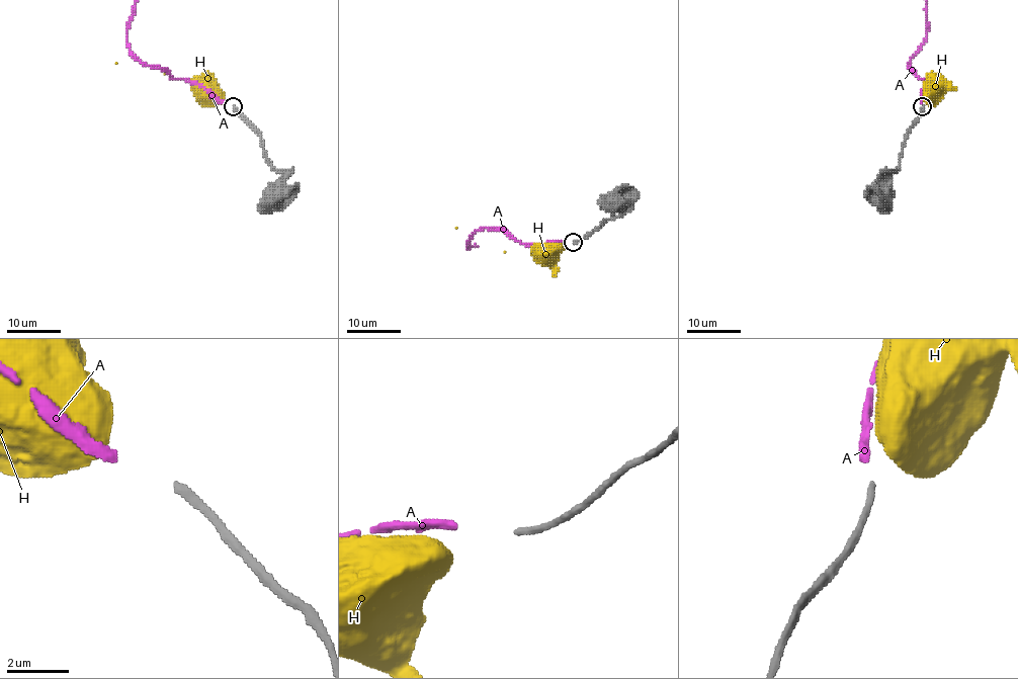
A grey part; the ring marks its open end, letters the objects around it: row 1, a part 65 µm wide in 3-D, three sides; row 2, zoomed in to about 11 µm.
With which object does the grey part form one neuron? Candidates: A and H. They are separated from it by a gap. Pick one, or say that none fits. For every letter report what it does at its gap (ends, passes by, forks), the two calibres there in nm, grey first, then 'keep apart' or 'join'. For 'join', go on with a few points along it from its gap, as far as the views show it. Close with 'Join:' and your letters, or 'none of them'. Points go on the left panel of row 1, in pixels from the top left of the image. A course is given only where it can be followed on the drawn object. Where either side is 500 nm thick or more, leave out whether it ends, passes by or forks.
A: it ends there; 240 nm thick on the grey side, 300 nm on the other; join
H: 240 nm thick on the grey side, 750 nm on the other; keep apart
Join: A

